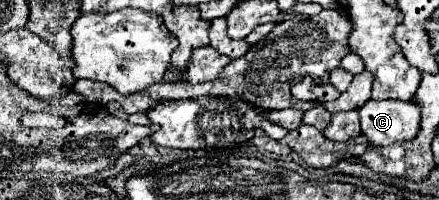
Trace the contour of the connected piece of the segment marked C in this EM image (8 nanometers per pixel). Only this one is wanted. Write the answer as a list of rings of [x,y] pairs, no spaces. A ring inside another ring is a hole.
[[[368,100],[358,108],[362,134],[374,146],[390,146],[416,138],[420,130],[420,106],[402,100]]]

